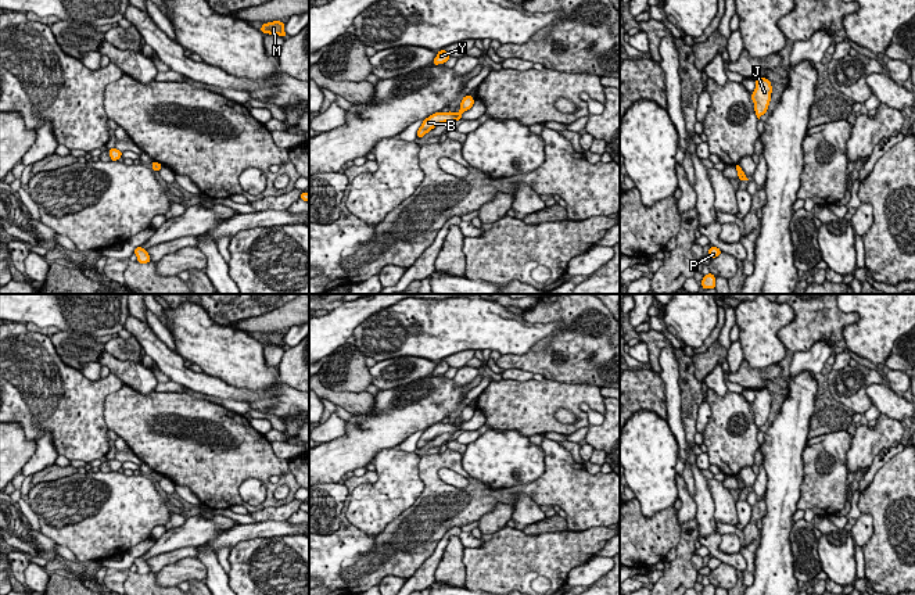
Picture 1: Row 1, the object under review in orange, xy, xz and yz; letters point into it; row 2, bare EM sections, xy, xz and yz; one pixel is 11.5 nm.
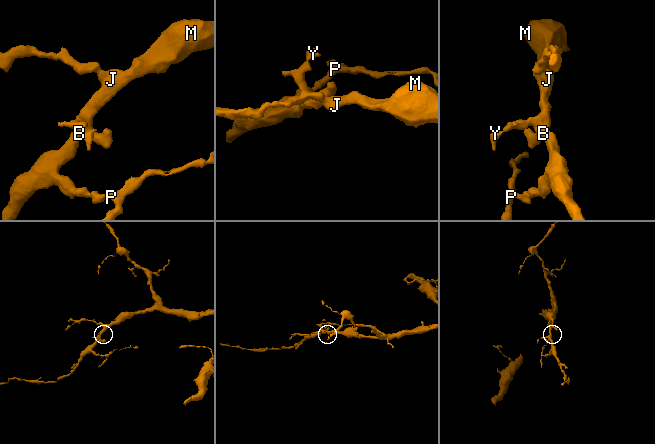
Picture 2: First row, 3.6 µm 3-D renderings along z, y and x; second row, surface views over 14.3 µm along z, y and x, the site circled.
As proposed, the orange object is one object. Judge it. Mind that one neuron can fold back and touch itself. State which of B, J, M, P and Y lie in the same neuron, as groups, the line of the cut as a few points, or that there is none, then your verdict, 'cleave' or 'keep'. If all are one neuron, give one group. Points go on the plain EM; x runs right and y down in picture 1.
B J M P Y; no cut; keep

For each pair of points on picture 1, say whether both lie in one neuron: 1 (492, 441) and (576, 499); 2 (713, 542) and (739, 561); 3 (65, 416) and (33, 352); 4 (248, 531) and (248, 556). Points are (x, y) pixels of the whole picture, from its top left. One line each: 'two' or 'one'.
1: two
2: one
3: one
4: two

